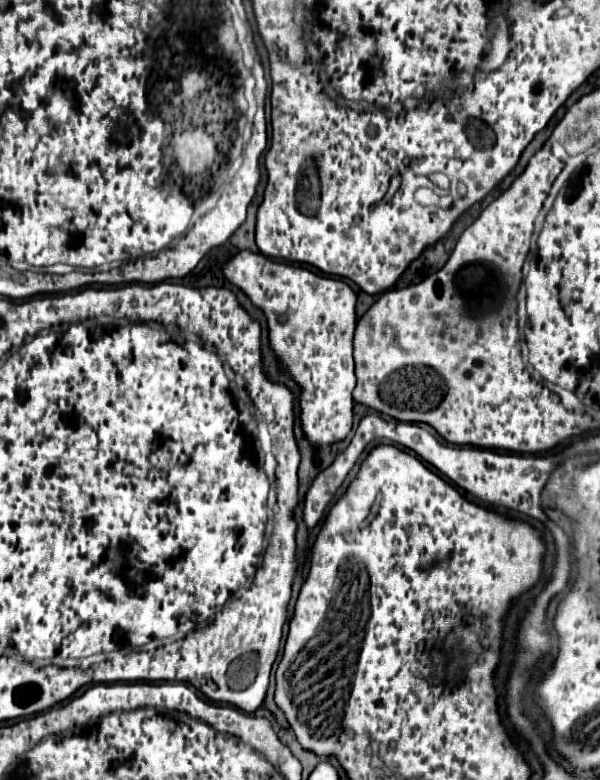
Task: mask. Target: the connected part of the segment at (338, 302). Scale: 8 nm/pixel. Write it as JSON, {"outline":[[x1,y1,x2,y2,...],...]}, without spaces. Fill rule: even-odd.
{"outline":[[240,251,224,265,224,275,230,283,238,285,256,307,260,307,268,319,270,345,276,351,282,367,294,377,294,381,302,387,300,407,302,407,302,429,312,445,330,445,342,441,352,429,352,391,356,387,354,361,352,361,352,337,356,327,356,295,354,291,338,279,322,277,312,273,310,269,274,263,262,253]]}

